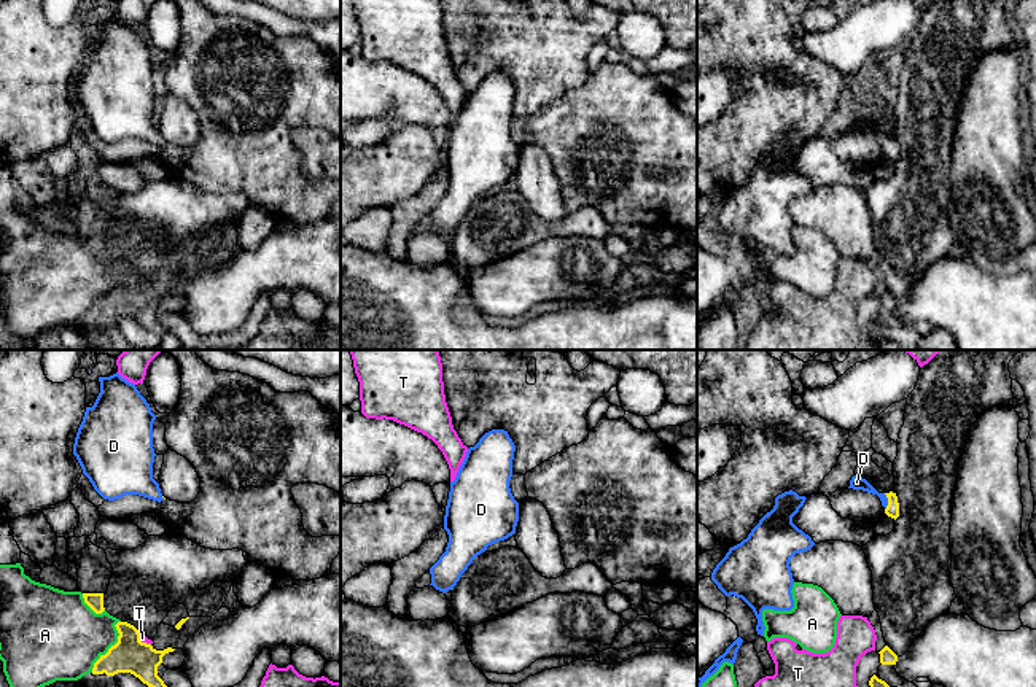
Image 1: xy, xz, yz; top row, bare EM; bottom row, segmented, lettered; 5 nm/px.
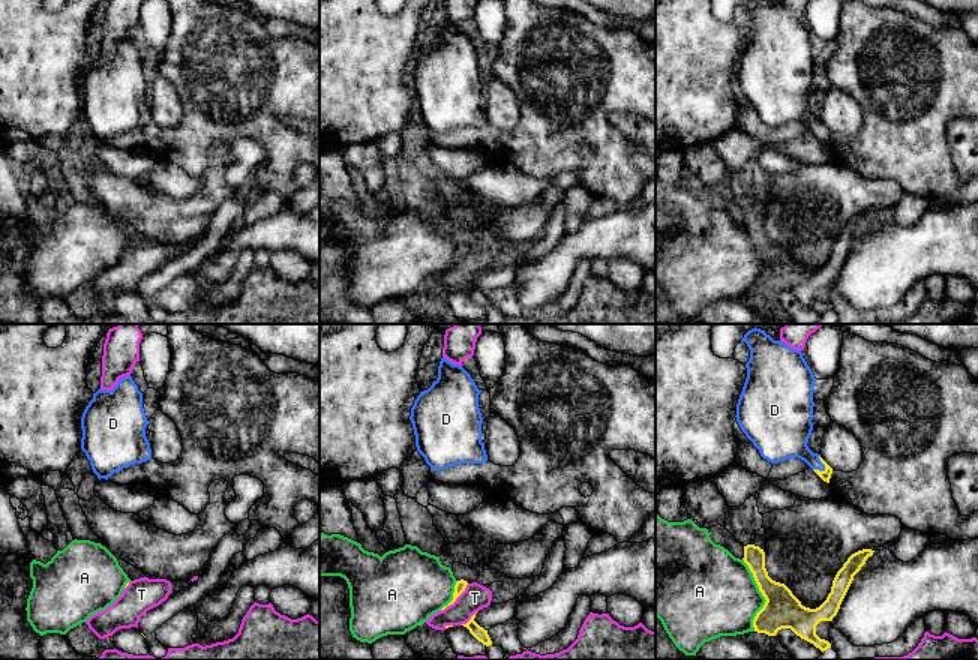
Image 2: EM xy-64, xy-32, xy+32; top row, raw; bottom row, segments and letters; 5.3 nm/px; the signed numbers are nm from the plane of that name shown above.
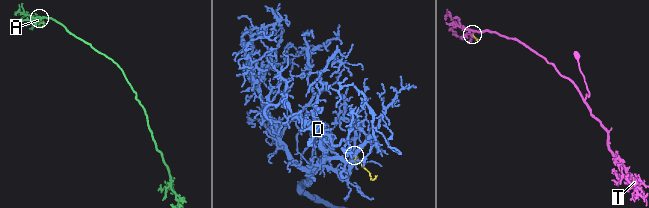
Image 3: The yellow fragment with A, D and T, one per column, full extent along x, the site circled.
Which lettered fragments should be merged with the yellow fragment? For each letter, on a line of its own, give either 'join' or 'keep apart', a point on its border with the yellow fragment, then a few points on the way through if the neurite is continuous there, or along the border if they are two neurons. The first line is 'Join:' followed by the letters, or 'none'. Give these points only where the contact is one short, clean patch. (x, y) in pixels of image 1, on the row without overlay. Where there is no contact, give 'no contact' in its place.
Join: D
A: keep apart; meets yellow in xy at (112, 290); border along xy (120, 264), (115, 269), (118, 283), (94, 307), (91, 315)
D: join; meets yellow in yz at (888, 145); runs through yz (891, 153), (888, 145), (856, 126)
T: keep apart; meets yellow in xy at (144, 287); border along xy (139, 280), (150, 288)

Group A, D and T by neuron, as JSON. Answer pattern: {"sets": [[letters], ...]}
{"sets": [["A"], ["D"], ["T"]]}

